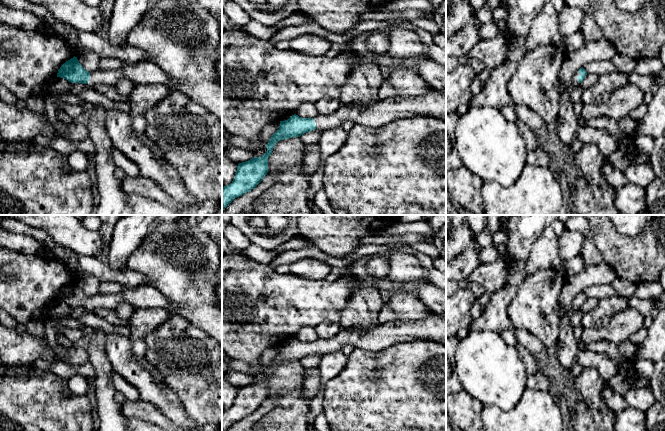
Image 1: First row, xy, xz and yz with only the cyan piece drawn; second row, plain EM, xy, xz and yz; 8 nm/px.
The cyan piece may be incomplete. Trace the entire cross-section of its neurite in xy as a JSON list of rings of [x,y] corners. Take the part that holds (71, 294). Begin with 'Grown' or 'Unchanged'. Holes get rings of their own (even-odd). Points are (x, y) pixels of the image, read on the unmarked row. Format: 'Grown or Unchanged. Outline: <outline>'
Grown. Outline: [[[77,281],[66,285],[58,294],[57,301],[64,302],[71,307],[82,307],[93,311],[97,308],[115,310],[122,302],[128,302],[137,308],[164,308],[172,309],[168,299],[155,287],[139,285],[126,288],[123,292],[112,294],[86,295]]]

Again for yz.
Grown. Outline: [[[580,292],[579,294],[577,294],[572,302],[573,309],[575,311],[579,310],[579,308],[583,305],[586,299],[587,296],[584,292]]]

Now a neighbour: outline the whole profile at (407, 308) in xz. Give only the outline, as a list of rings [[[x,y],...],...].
[[[395,291],[385,302],[397,315],[400,321],[421,320],[428,317],[428,307],[418,298],[404,291]]]

